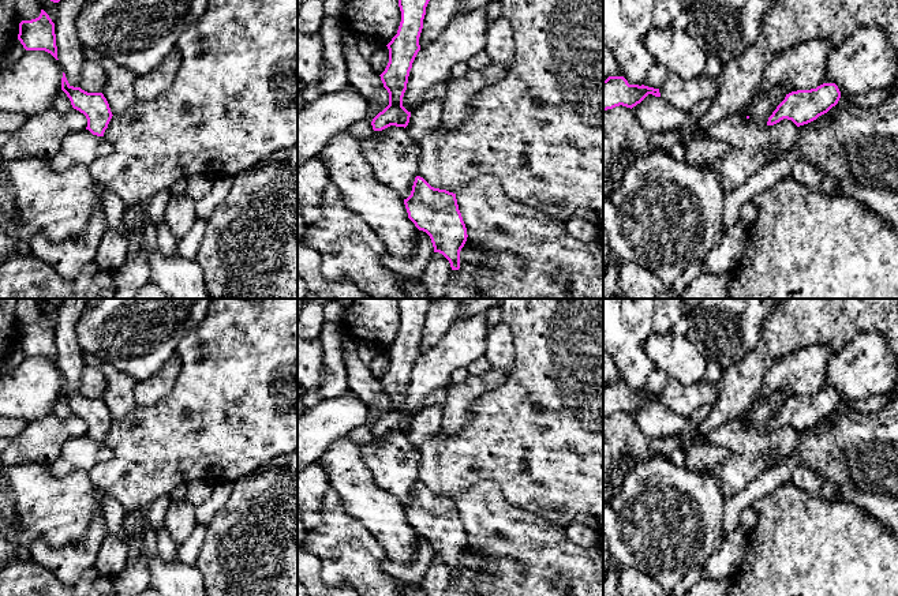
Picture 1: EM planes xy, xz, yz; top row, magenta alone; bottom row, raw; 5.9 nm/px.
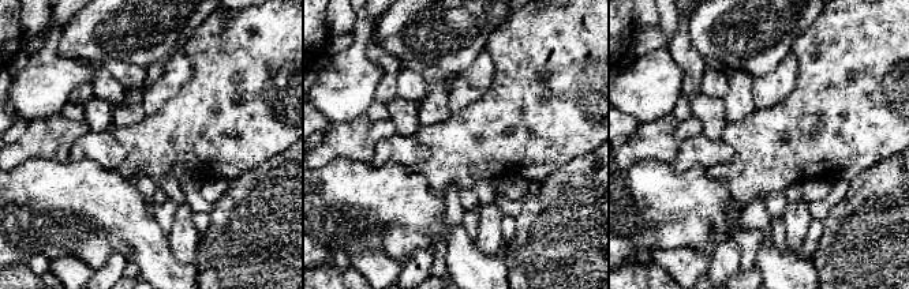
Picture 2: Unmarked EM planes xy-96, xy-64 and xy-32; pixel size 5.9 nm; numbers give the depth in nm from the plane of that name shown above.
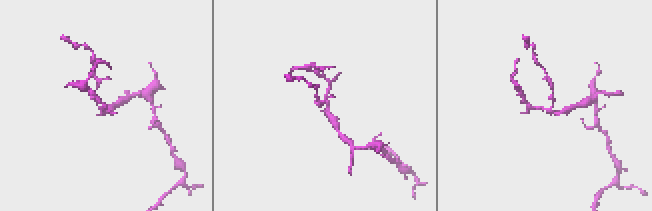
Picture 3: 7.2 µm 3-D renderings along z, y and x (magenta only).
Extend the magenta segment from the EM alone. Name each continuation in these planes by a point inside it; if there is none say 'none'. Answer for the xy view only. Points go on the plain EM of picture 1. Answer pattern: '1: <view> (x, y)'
none

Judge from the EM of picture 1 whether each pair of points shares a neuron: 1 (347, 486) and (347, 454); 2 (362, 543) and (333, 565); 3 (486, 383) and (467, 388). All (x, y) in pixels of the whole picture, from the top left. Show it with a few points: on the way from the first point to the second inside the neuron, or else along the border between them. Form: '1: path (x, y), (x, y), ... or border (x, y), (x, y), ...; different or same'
1: path (347, 478), (344, 463); same
2: path (355, 550), (340, 565); same
3: path (482, 385), (471, 388); same

